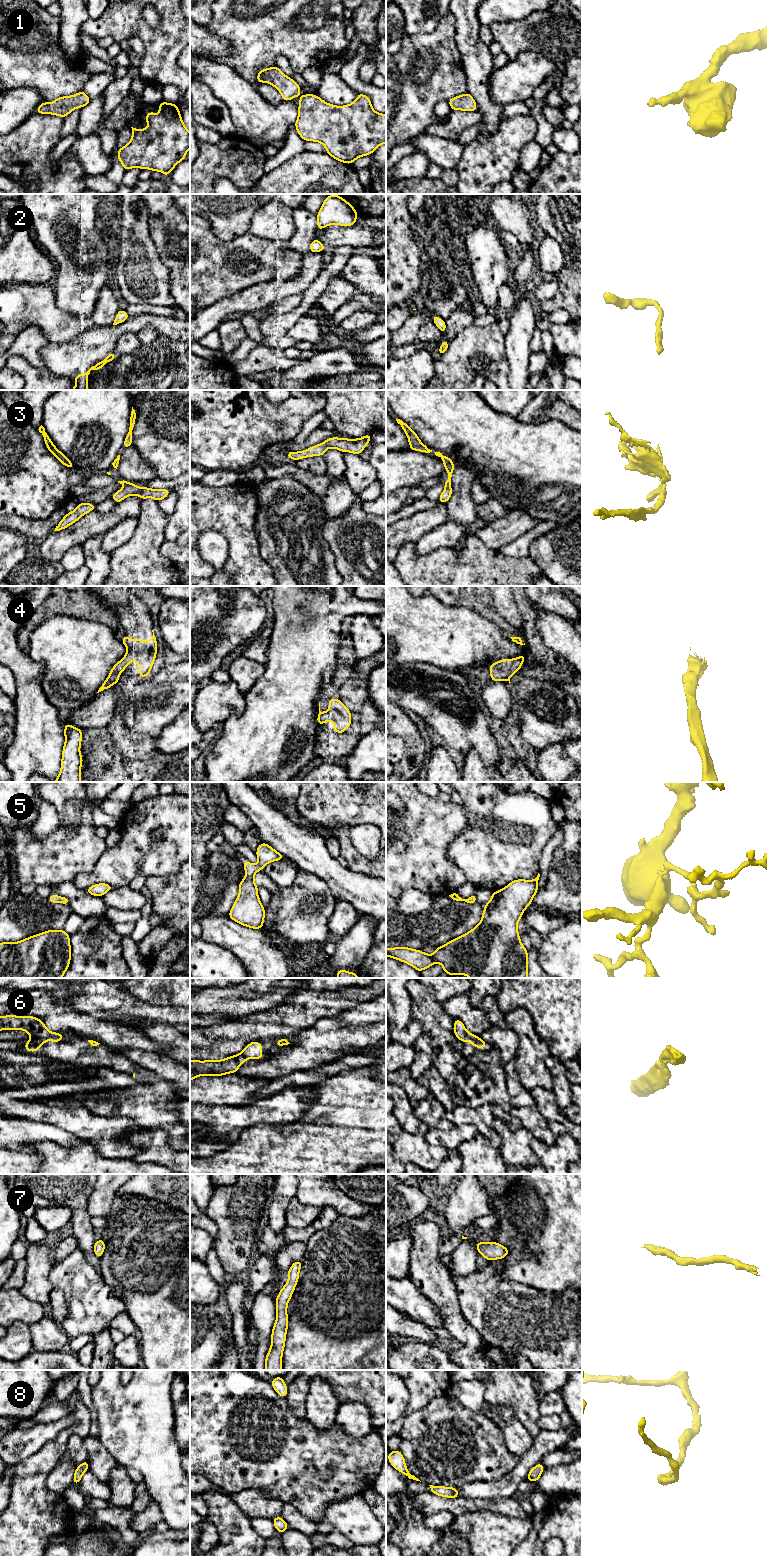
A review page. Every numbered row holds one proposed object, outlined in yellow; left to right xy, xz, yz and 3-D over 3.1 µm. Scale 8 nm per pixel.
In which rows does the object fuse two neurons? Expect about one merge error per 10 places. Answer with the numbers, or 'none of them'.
none of them

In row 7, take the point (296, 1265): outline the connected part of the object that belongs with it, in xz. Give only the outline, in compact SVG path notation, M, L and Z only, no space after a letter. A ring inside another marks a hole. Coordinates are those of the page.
M301 1260L295 1261L288 1270L288 1281L279 1291L276 1303L276 1321L271 1334L271 1346L265 1358L265 1370L282 1370L282 1356L288 1329L288 1302L299 1279Z

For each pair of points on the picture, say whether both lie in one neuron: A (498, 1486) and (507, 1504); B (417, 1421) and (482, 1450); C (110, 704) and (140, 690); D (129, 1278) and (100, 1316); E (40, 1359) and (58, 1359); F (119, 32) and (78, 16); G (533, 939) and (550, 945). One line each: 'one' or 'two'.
A: two
B: one
C: two
D: two
E: one
F: two
G: two

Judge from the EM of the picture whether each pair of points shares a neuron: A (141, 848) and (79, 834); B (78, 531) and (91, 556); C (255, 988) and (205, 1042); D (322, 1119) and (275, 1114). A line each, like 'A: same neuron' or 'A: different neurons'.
A: different neurons
B: different neurons
C: different neurons
D: different neurons

